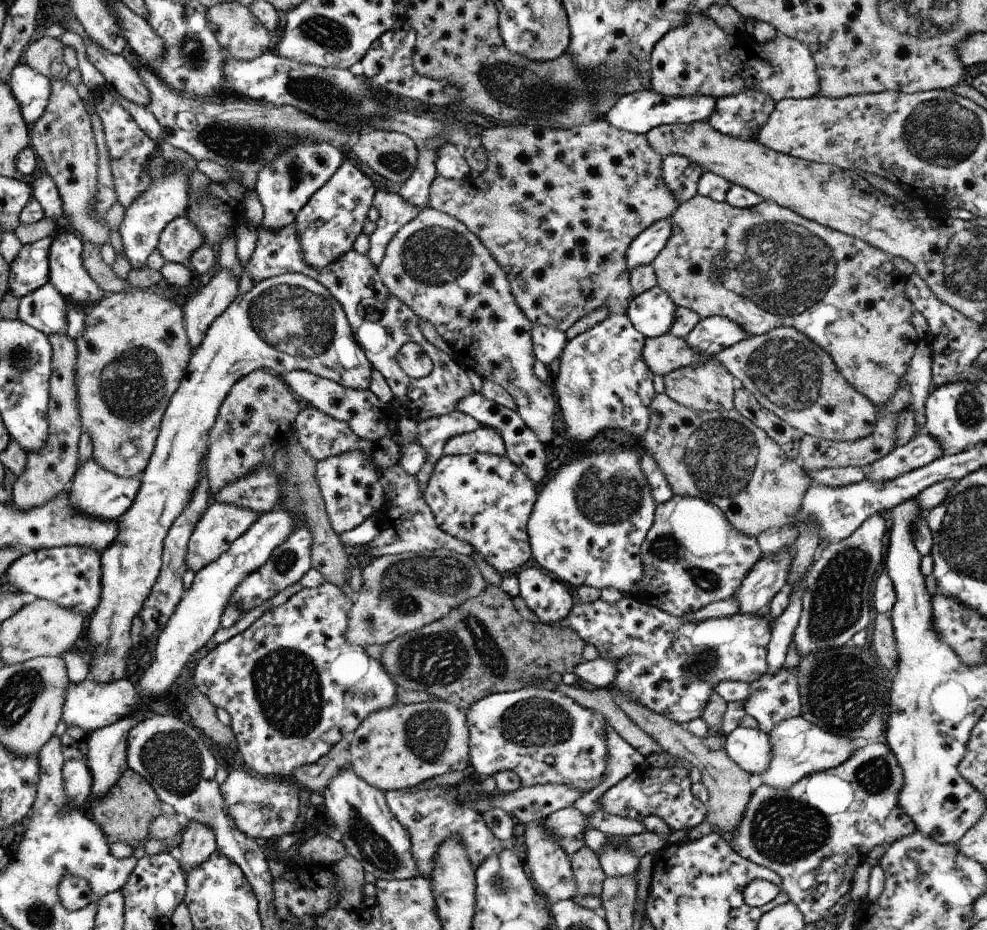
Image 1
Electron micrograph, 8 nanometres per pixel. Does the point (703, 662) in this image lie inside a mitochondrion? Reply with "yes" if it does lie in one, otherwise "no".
yes

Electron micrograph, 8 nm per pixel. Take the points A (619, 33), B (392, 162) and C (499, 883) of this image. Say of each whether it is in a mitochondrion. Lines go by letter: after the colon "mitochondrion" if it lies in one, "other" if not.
A: other
B: mitochondrion
C: mitochondrion

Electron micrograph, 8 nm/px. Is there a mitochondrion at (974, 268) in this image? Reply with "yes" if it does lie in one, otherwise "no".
yes

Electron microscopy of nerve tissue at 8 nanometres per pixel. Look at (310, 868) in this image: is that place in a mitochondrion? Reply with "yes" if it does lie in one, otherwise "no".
no

